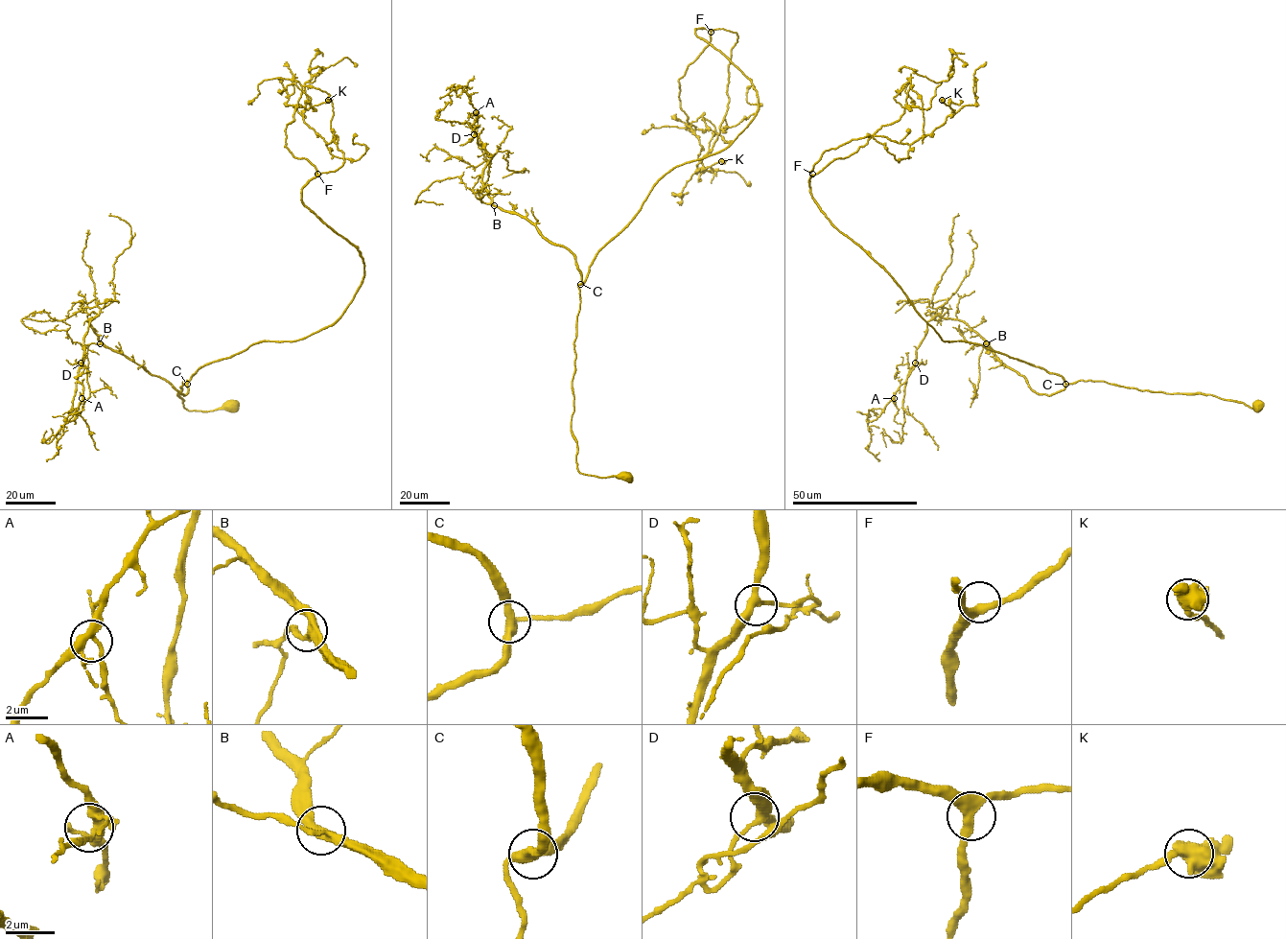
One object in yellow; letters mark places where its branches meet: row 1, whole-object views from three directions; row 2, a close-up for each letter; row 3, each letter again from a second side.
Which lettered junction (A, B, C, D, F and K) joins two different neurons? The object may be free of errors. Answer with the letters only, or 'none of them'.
none of them

